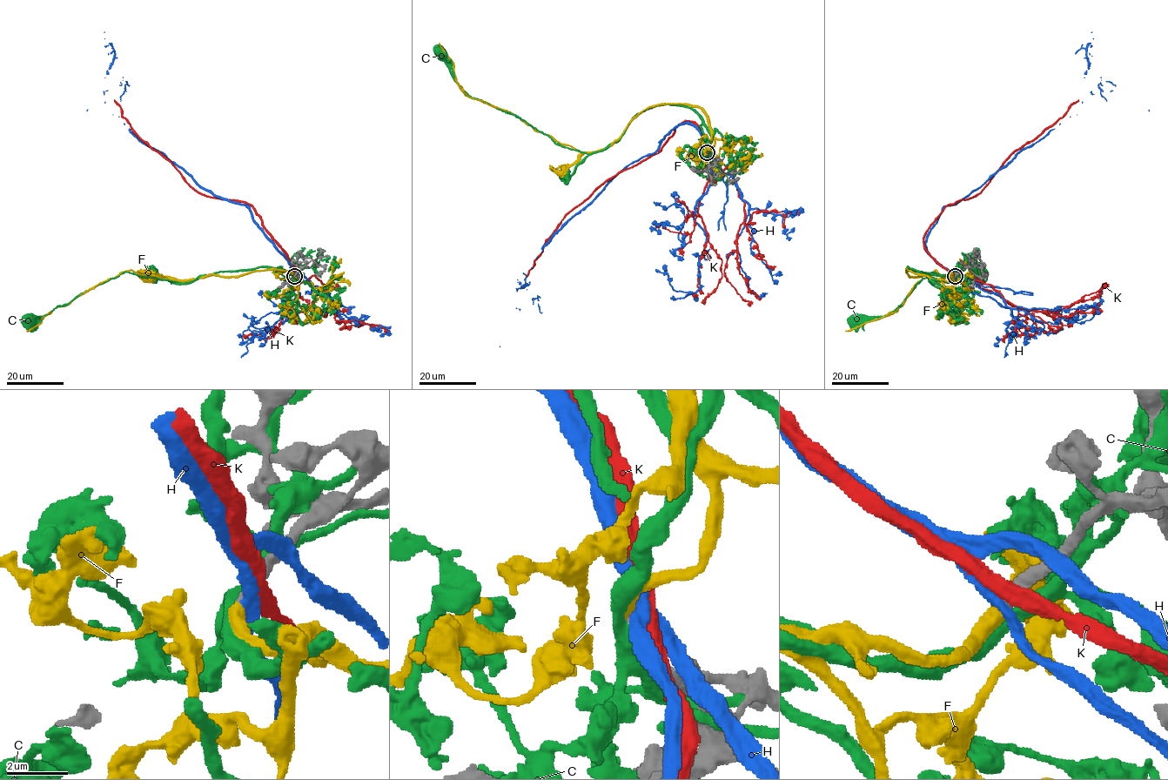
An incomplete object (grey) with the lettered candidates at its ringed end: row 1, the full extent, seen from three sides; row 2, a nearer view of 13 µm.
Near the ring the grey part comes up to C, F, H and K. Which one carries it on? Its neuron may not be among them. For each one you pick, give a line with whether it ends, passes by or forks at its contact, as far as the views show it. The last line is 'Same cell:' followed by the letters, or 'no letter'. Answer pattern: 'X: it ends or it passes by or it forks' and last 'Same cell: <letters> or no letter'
F: it ends
Same cell: F

